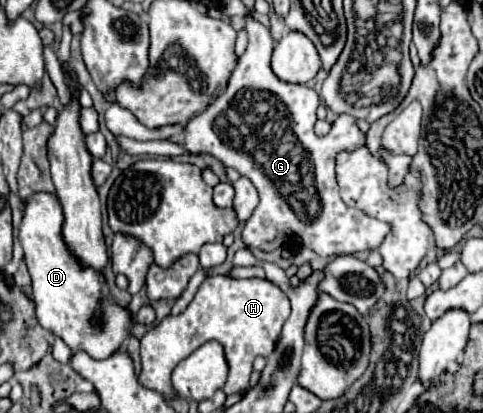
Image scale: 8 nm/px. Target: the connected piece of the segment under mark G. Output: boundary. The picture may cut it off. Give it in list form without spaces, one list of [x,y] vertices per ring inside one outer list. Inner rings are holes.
[[[246,16],[246,32],[248,48],[238,60],[228,88],[208,106],[208,110],[192,118],[188,126],[148,130],[144,124],[136,122],[132,112],[116,106],[114,102],[104,114],[106,128],[112,134],[122,134],[134,140],[178,142],[190,152],[210,154],[224,166],[250,178],[258,188],[260,204],[244,224],[242,240],[246,246],[272,252],[286,240],[300,238],[306,248],[324,258],[376,250],[384,240],[384,234],[388,234],[388,224],[346,206],[340,198],[334,174],[336,154],[364,144],[364,134],[358,130],[356,118],[340,114],[336,124],[332,124],[332,130],[324,138],[318,138],[314,134],[318,94],[304,84],[284,82],[272,72],[270,56],[274,42],[266,26],[256,22],[252,16]],[[222,140],[226,140],[228,150],[222,150]]]

